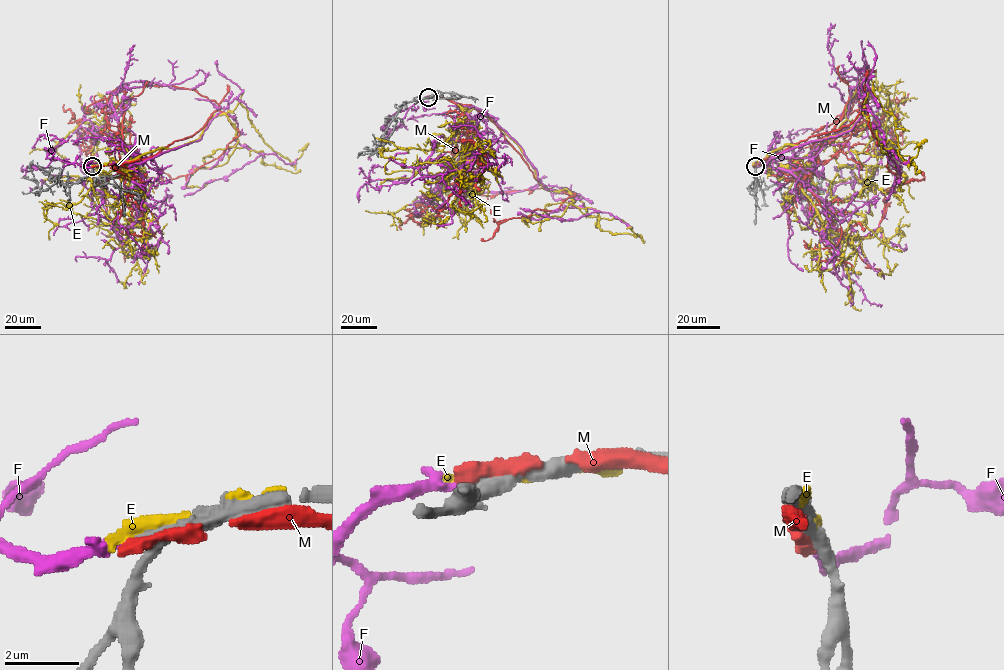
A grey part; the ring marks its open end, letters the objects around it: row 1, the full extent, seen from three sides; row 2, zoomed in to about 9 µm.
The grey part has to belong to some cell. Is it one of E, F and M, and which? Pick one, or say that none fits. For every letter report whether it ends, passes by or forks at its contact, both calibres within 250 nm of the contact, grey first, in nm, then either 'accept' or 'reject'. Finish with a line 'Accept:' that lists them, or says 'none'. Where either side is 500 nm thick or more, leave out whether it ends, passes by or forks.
E: it ends; calibres 400 and 360 nm; reject
F: it ends; calibres 320 and 300 nm; accept
M: it passes by; calibres 380 and 280 nm; reject
Accept: F

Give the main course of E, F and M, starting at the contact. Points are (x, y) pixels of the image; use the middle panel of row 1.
E: (430, 96), (481, 112), (518, 145), (545, 189), (569, 192), (561, 216), (522, 218), (551, 218)
F: (428, 97), (395, 113), (382, 129), (476, 107), (520, 146), (548, 189), (596, 211), (560, 220), (520, 208)
M: (431, 96), (482, 110), (544, 187), (575, 195), (556, 209), (509, 218), (491, 238), (481, 239)

